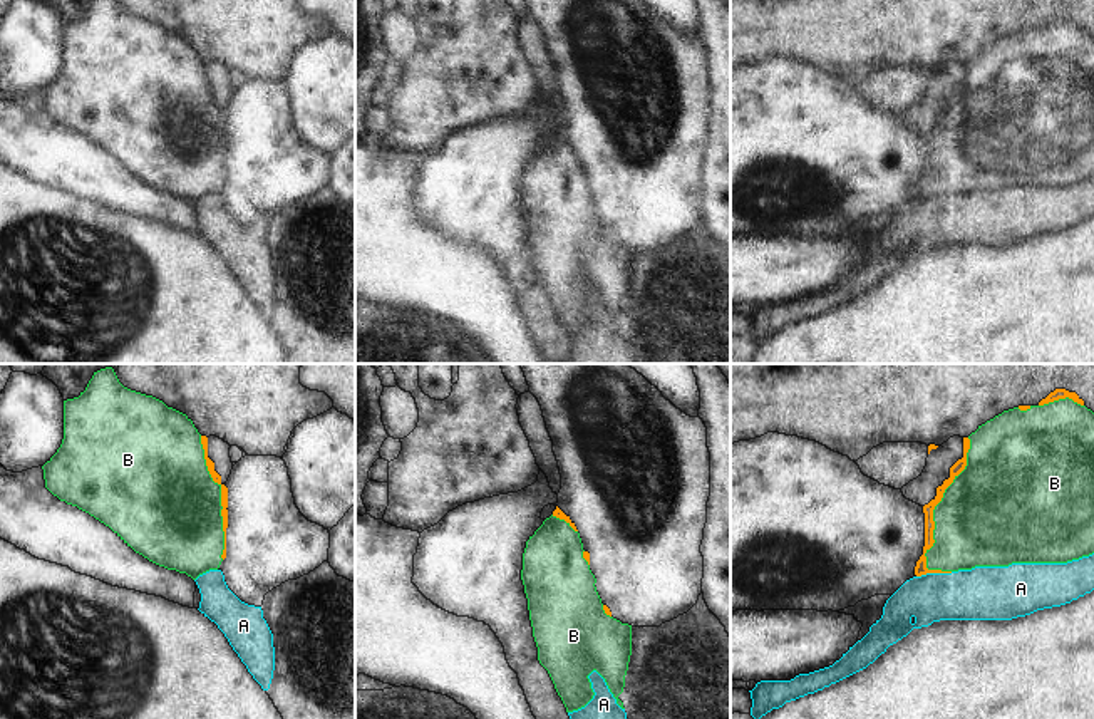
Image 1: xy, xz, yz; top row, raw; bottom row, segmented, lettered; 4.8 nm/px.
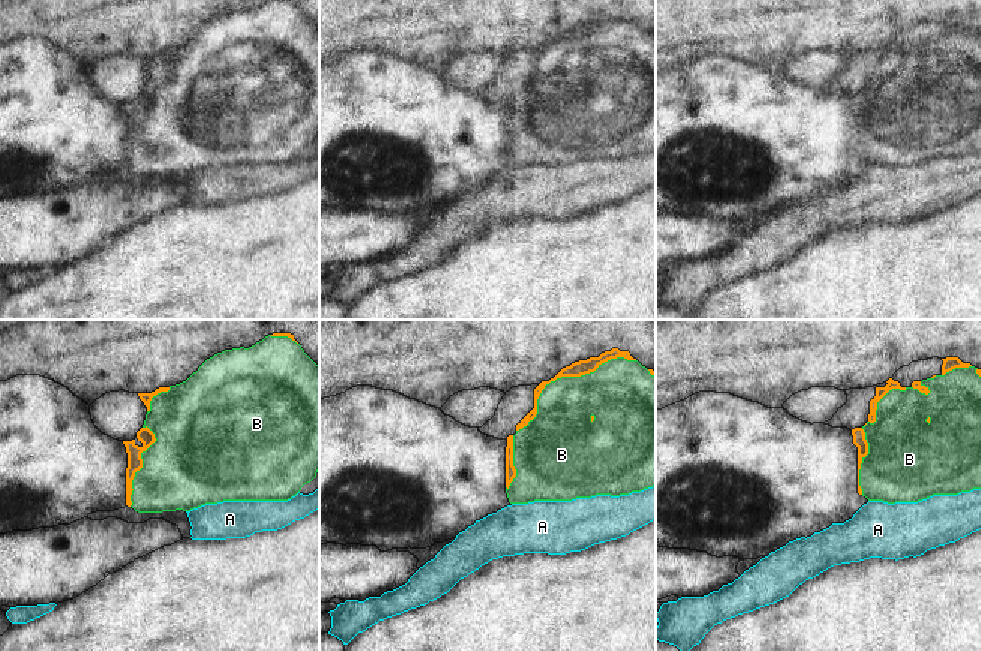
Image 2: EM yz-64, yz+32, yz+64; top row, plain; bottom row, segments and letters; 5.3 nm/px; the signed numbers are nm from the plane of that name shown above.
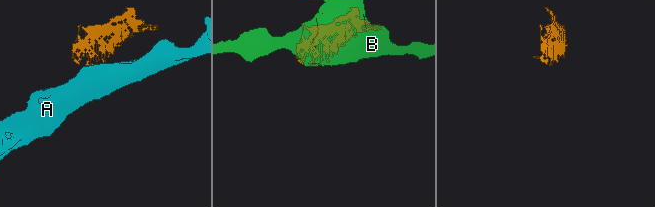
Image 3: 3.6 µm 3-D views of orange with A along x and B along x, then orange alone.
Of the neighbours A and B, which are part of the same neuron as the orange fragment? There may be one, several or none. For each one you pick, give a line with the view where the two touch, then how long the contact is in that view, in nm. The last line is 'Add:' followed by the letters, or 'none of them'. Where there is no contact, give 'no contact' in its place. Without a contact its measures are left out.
B: meets orange in yz; contact 650 nm long
Add: B

